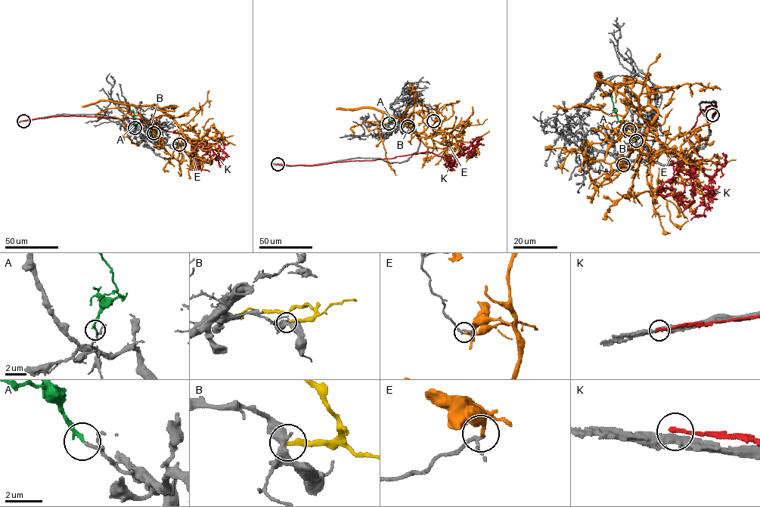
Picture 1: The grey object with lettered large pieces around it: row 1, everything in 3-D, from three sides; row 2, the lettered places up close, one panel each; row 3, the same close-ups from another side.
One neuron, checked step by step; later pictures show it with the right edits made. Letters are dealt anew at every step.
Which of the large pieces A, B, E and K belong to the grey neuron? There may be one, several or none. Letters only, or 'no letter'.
A

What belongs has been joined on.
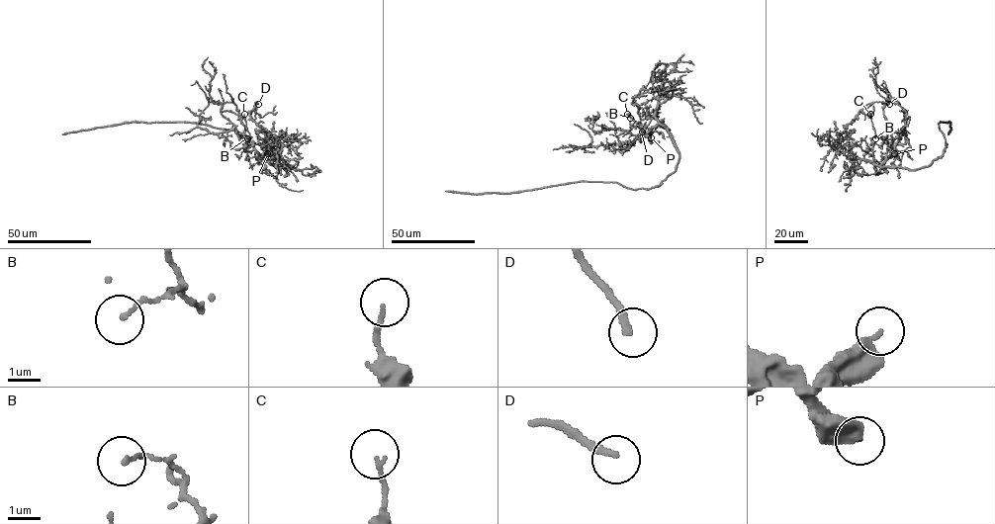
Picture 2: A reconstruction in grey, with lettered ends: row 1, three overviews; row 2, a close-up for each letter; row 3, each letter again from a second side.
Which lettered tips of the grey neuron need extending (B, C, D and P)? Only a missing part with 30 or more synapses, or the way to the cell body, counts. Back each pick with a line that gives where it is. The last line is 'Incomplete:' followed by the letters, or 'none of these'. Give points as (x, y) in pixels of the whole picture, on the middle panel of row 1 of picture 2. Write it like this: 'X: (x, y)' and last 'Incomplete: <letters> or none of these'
D: (642, 131)
P: (651, 137)
Incomplete: D, P

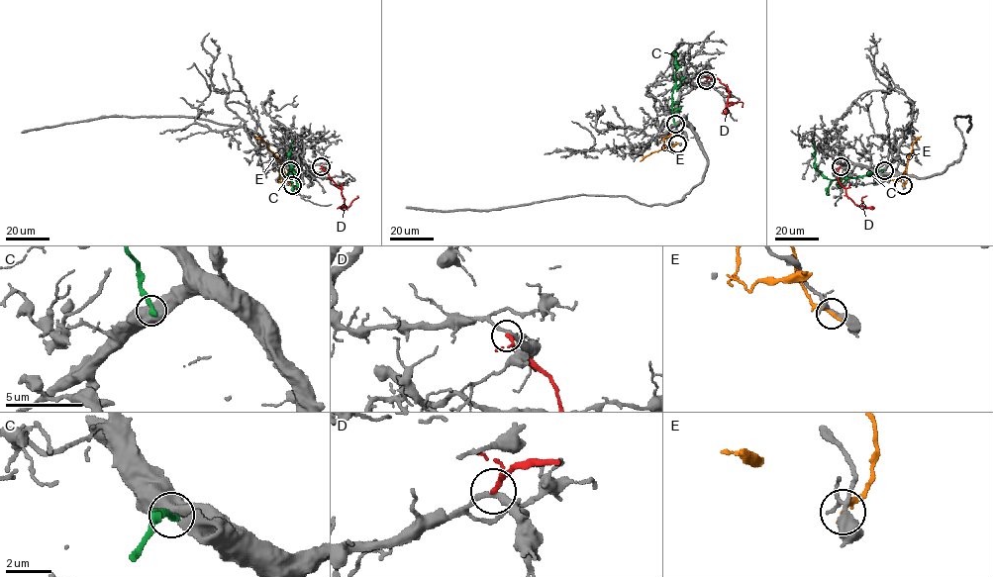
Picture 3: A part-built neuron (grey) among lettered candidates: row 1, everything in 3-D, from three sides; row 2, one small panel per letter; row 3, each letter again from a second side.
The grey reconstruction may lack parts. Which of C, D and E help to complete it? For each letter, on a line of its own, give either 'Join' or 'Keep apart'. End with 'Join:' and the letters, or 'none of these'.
C: Keep apart
D: Keep apart
E: Keep apart
Join: none of these

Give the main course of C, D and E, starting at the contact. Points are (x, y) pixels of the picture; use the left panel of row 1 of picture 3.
C: (290, 170), (286, 174), (290, 180), (288, 153), (292, 141)
D: (322, 166), (341, 189), (344, 208), (357, 196)
E: (293, 185), (280, 161), (267, 144), (255, 136)

